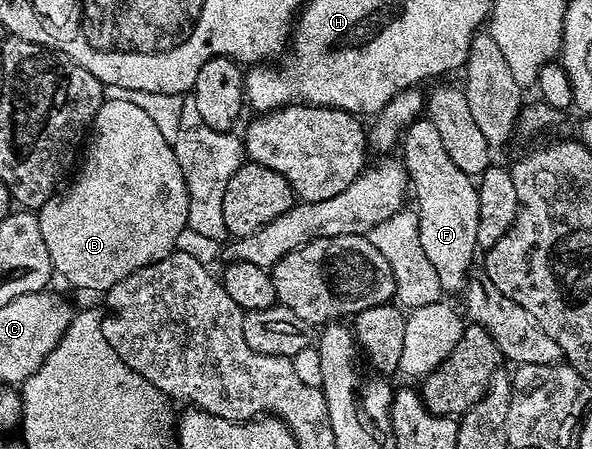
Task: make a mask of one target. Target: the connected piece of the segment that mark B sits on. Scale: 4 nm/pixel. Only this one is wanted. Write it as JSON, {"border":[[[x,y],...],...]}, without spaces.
{"border":[[[125,96],[108,97],[100,104],[86,150],[87,159],[83,167],[82,162],[78,167],[75,183],[67,191],[56,193],[37,213],[54,273],[79,290],[106,292],[133,272],[173,253],[180,245],[179,237],[188,229],[190,196],[173,146],[166,142],[152,117]]]}

